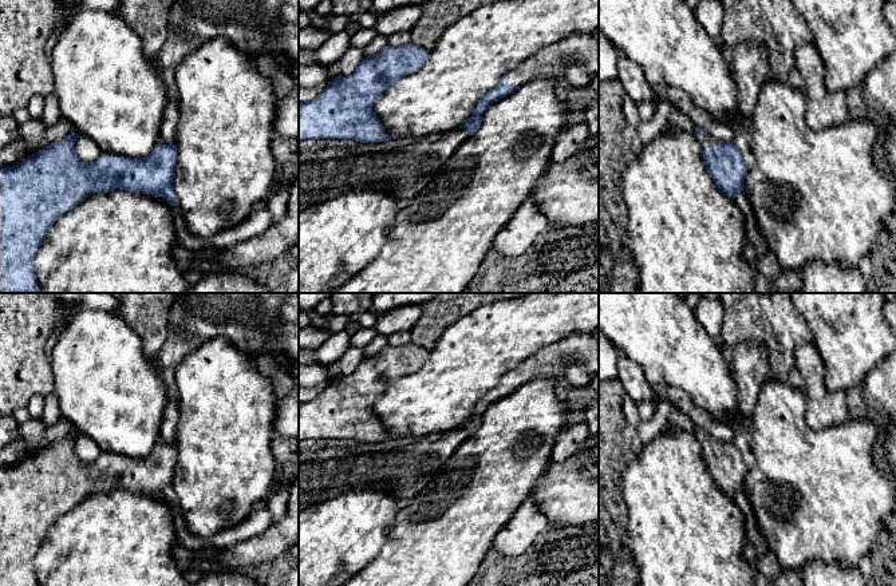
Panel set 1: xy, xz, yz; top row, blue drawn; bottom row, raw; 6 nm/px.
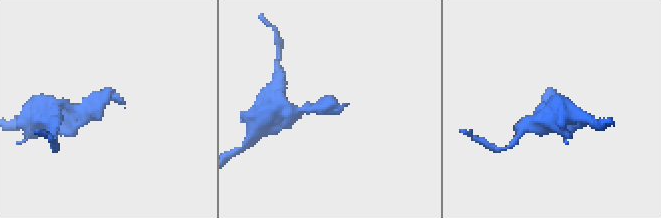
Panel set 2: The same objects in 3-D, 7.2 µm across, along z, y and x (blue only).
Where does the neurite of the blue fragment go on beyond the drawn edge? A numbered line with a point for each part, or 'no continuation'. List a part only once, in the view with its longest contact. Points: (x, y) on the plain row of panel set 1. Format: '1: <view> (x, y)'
1: yz (705, 439)

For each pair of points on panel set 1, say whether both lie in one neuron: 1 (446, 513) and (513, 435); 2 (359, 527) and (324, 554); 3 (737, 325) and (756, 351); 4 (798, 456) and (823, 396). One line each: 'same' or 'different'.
1: same
2: same
3: different
4: different

